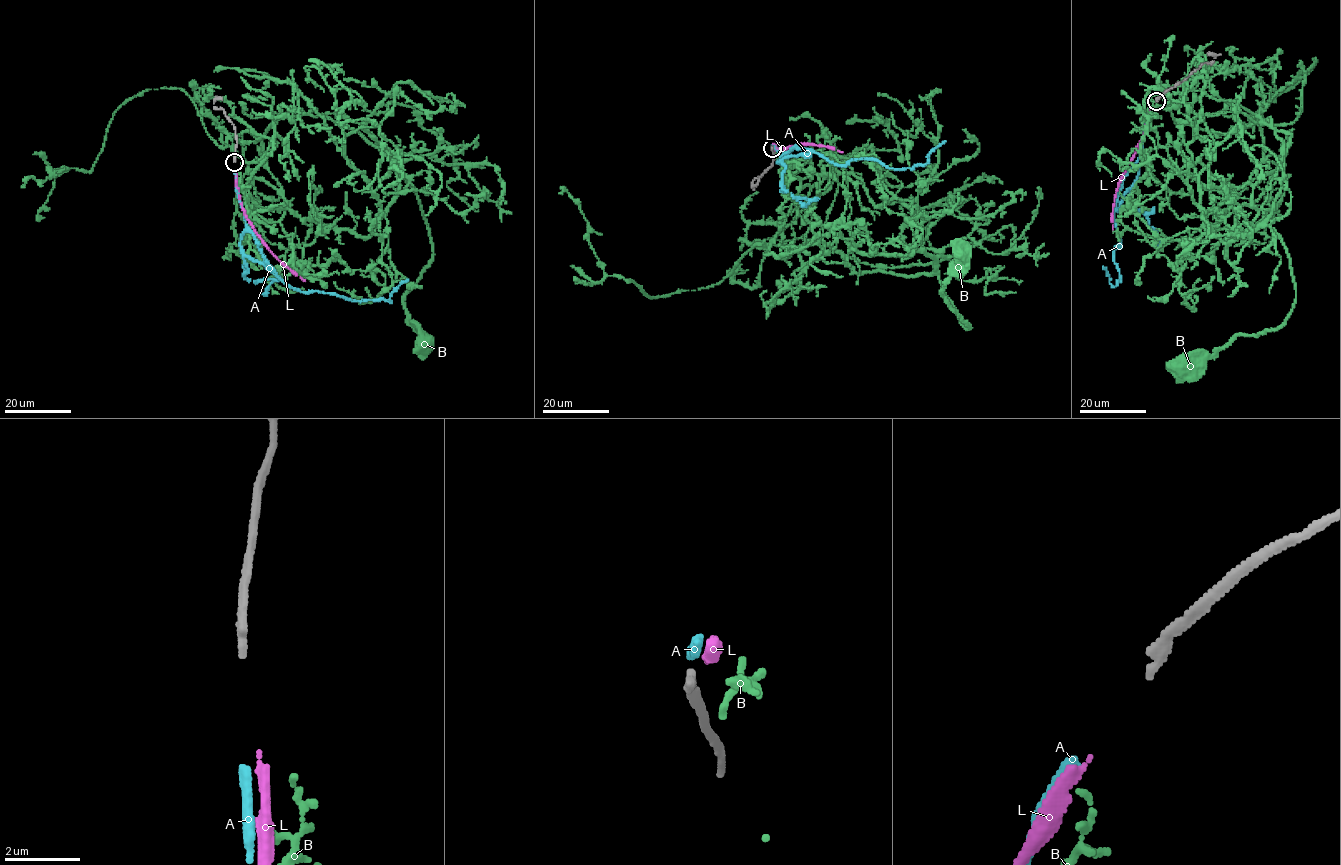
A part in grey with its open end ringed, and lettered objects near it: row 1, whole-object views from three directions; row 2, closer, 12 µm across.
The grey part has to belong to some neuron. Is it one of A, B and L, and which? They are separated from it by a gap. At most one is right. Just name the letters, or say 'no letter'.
A

